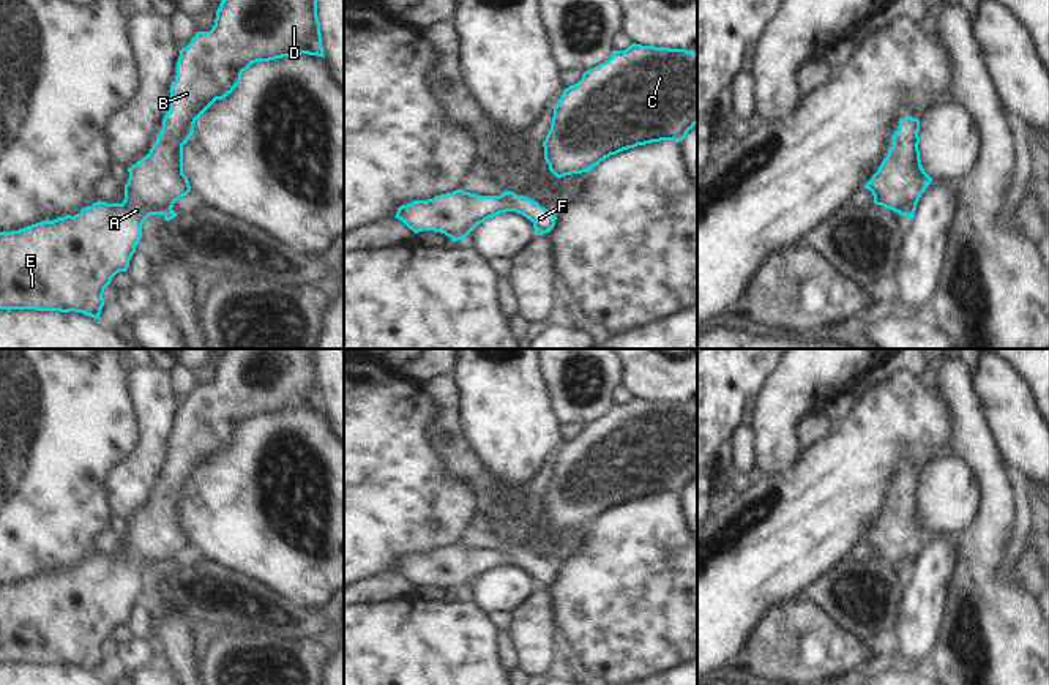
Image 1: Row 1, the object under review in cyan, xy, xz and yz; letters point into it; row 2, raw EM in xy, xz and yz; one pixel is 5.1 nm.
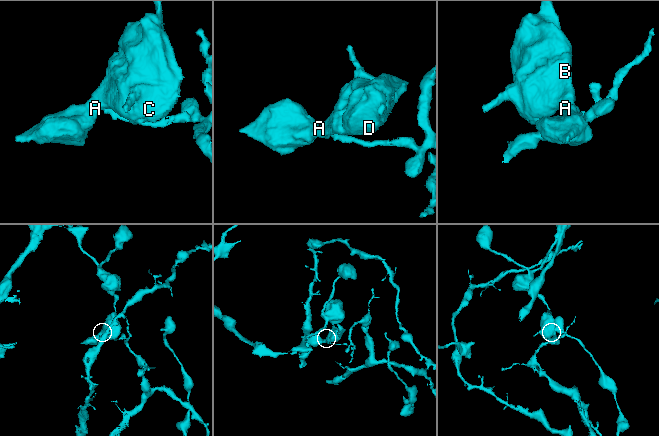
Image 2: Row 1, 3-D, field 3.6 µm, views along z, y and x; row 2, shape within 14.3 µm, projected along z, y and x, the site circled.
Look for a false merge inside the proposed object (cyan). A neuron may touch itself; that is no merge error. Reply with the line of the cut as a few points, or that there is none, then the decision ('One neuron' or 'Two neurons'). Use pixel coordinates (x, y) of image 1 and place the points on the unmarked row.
Split along yz (915, 556), (906, 557), (898, 565). Two neurons.

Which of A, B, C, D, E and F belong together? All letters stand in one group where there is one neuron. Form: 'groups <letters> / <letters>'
groups A B C D E / F

